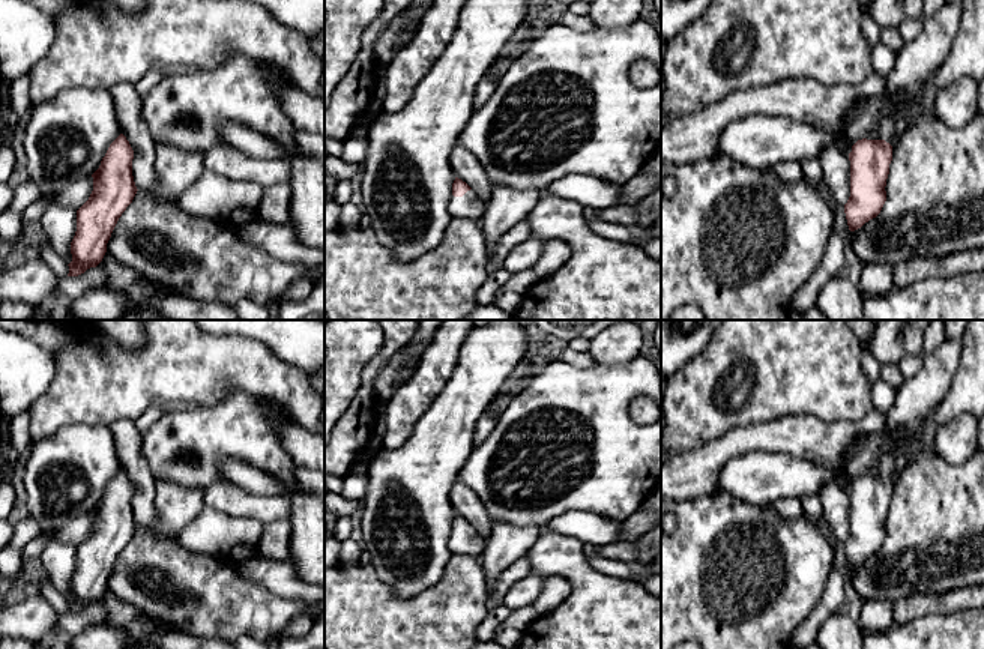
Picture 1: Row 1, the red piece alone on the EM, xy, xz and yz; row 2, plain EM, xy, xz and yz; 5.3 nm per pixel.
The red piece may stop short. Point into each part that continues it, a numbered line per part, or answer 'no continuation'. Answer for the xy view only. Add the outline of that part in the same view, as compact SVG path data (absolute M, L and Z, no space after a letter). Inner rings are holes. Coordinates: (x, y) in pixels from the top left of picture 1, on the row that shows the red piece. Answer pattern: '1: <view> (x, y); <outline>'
no continuation

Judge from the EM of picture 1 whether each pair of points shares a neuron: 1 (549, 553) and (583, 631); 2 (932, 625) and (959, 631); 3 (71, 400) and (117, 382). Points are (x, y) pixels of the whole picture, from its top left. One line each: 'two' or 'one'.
1: one
2: one
3: one

